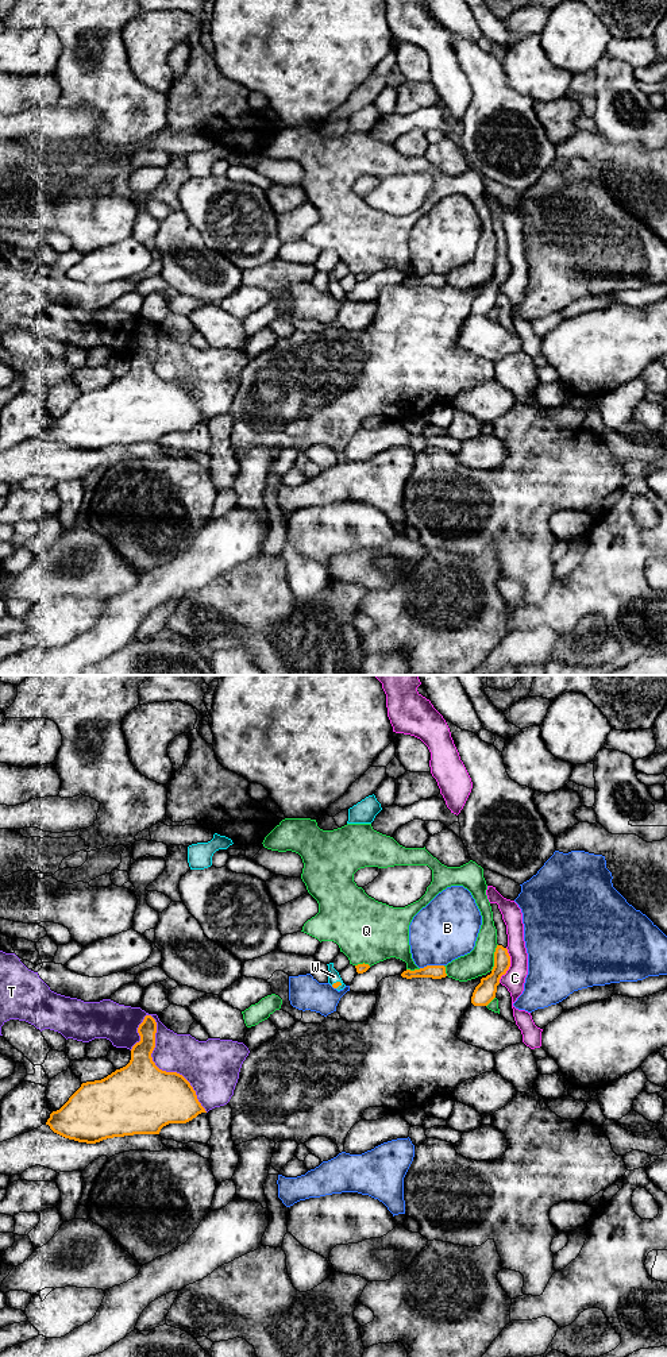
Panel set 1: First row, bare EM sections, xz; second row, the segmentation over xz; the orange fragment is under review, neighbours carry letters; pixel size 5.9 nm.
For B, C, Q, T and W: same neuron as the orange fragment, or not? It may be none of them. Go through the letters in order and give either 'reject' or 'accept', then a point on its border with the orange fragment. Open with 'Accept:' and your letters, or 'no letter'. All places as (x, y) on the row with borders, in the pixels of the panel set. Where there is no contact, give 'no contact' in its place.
Accept: W
B: reject; meets orange in xz at (431, 966)
C: reject; meets orange in xz at (509, 966)
Q: reject; meets orange in xz at (494, 958)
T: reject; meets orange in xz at (161, 1070)
W: accept; meets orange in xz at (336, 982)

